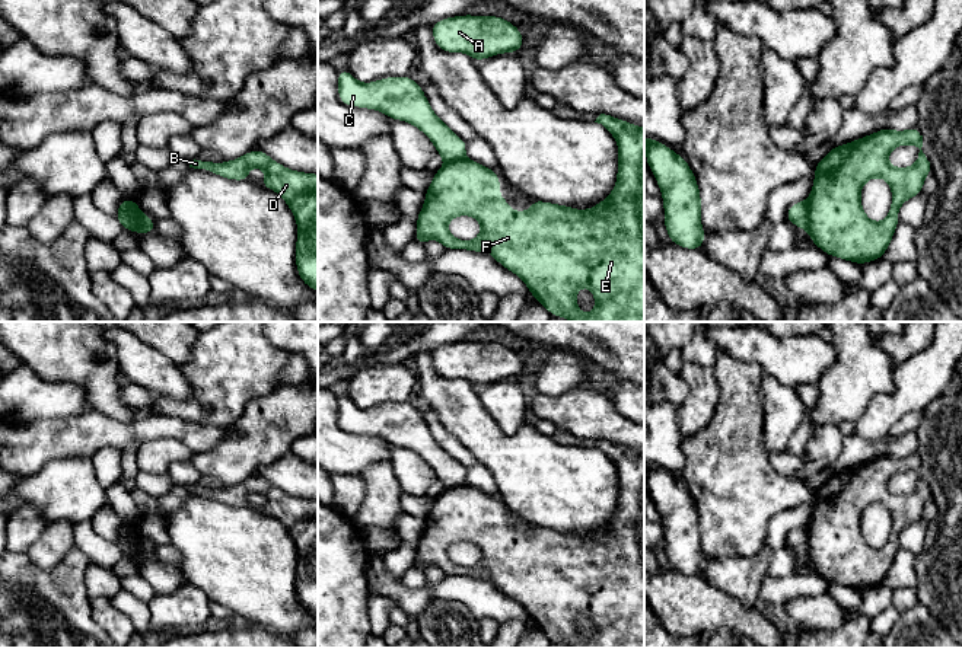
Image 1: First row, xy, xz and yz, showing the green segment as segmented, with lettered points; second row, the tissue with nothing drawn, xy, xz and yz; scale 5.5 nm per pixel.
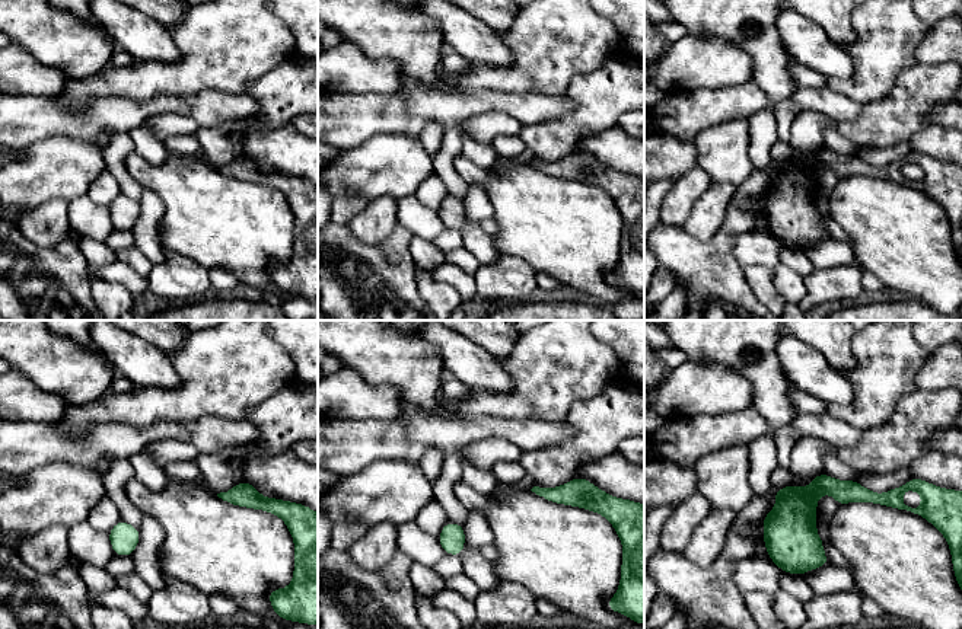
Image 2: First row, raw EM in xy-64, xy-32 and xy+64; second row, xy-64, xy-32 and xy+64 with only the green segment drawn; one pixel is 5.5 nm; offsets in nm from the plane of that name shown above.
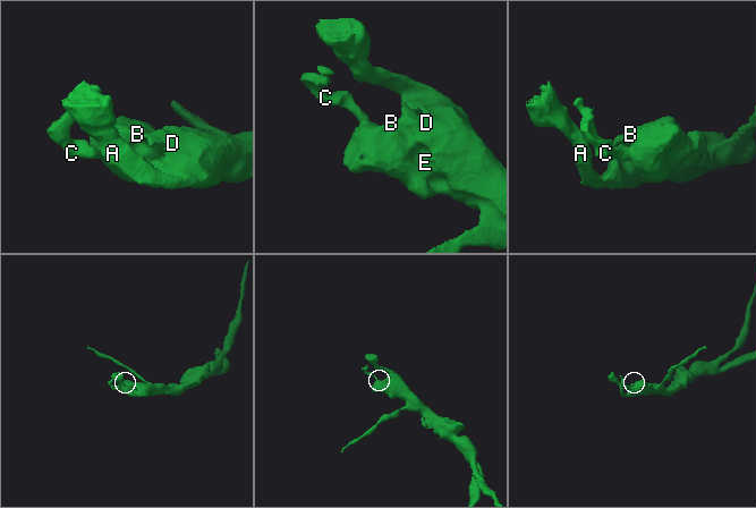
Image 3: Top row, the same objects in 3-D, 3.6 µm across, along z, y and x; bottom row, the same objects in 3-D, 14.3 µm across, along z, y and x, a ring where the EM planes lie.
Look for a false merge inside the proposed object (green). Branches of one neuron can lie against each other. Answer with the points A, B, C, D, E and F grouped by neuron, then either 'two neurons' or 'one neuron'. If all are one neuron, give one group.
A B D E F / C | two neurons

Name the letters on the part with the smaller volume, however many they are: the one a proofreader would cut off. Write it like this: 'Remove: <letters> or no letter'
Remove: C

